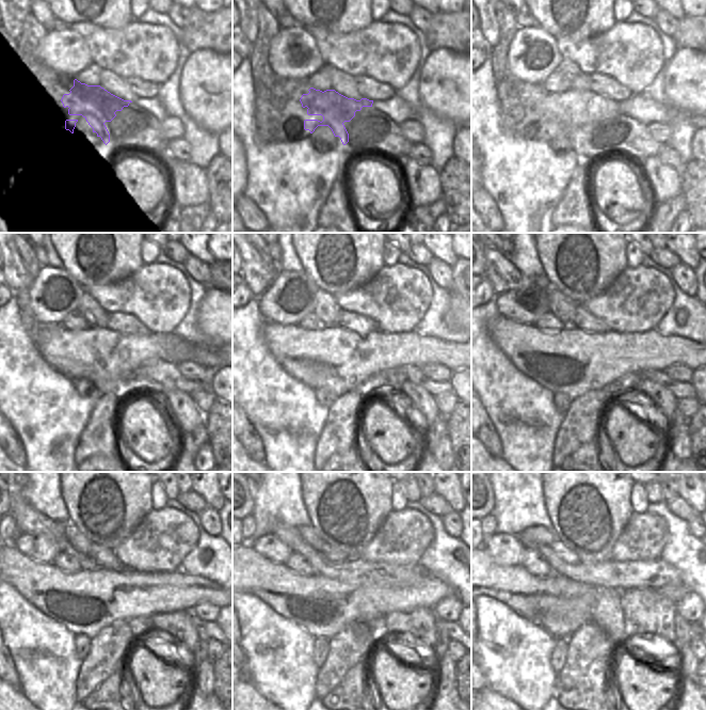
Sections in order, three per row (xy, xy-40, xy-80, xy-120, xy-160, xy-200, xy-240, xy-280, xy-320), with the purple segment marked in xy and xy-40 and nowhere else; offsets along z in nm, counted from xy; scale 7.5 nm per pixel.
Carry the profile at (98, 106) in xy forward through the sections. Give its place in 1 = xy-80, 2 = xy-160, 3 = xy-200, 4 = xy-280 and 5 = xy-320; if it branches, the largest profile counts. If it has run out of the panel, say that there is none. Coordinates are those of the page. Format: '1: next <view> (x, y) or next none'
1: next xy-80 (574, 108)
2: next xy-160 (324, 352)
3: next xy-200 (555, 353)
4: next xy-280 (255, 574)
5: next xy-320 (500, 582)

